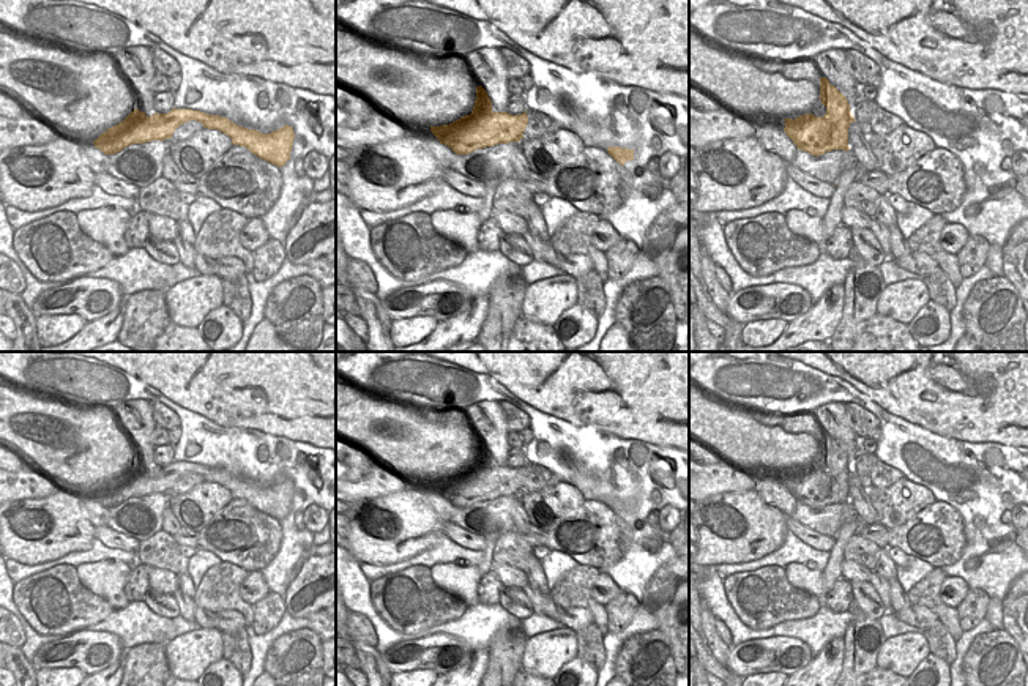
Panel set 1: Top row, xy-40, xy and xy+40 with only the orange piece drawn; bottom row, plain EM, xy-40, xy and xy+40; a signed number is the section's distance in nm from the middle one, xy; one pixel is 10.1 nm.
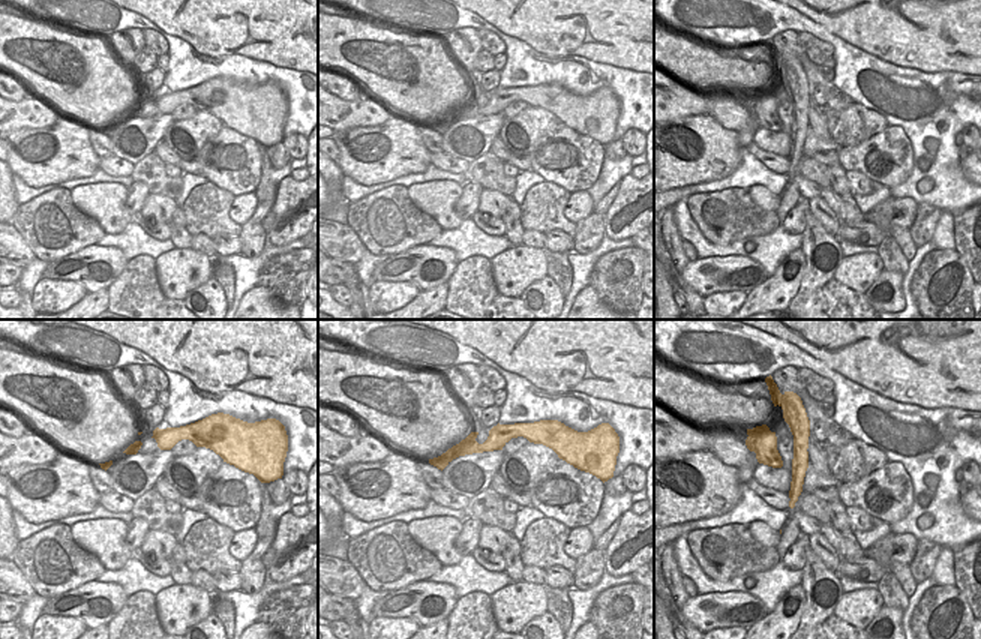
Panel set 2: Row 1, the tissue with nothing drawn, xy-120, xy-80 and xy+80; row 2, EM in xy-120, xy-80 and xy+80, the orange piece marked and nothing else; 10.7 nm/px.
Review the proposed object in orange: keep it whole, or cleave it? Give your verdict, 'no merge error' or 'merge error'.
merge error

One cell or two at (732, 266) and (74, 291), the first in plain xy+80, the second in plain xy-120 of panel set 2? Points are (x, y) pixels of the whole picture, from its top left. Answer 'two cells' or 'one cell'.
two cells

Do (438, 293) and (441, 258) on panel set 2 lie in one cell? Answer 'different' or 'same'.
different

